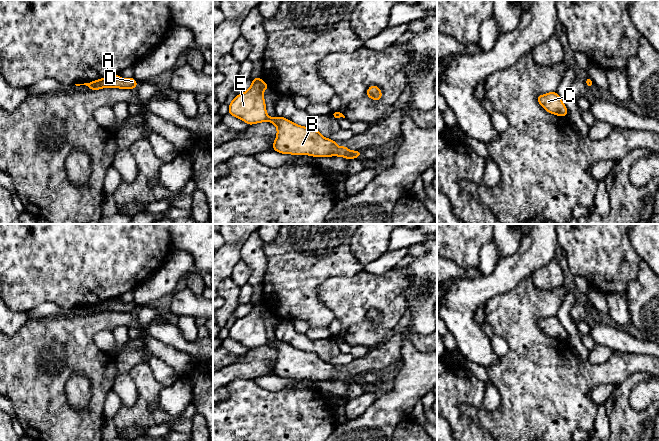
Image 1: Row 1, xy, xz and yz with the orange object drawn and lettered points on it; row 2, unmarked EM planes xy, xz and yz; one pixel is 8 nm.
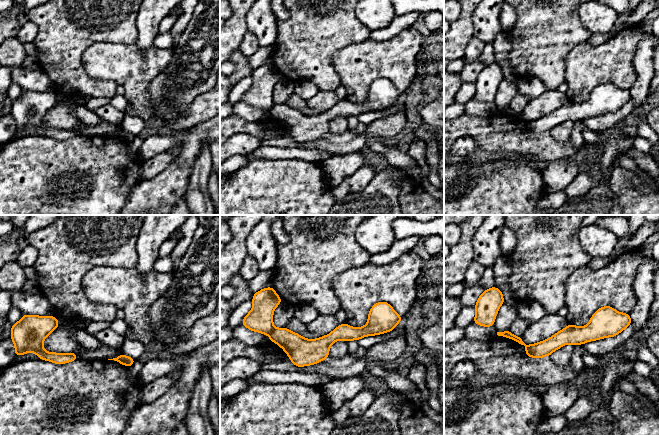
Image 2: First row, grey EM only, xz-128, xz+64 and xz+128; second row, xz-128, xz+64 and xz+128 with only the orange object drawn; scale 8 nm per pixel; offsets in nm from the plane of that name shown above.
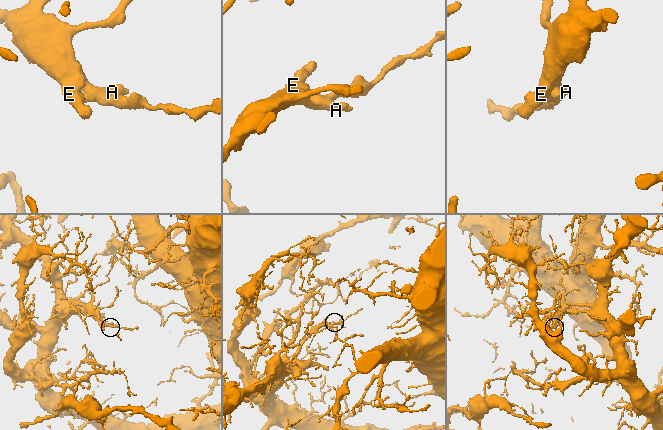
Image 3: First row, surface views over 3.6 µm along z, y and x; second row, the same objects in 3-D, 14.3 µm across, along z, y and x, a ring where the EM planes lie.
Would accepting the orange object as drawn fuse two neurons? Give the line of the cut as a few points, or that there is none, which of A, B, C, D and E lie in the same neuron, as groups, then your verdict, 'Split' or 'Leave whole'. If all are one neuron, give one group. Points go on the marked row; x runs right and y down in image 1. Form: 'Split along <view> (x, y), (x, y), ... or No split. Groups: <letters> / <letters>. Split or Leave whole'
No split. Groups: A B C D E. Leave whole

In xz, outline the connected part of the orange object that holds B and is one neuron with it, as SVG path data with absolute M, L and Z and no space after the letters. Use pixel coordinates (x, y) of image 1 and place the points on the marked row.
M261 77L253 78L251 87L244 93L236 95L234 100L229 103L229 115L235 116L249 125L261 122L271 122L277 126L277 136L272 146L273 150L283 154L311 155L313 157L340 156L353 159L361 156L362 151L350 151L344 147L338 147L337 143L331 139L323 137L315 128L308 128L297 125L290 120L276 116L271 118L267 115L263 90L270 89Z

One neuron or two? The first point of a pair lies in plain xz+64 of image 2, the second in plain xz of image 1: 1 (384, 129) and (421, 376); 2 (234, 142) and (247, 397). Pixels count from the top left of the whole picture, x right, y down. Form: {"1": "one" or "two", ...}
{"1": "two", "2": "two"}

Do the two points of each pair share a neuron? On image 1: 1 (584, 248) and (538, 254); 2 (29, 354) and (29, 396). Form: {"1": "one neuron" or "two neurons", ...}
{"1": "two neurons", "2": "one neuron"}

